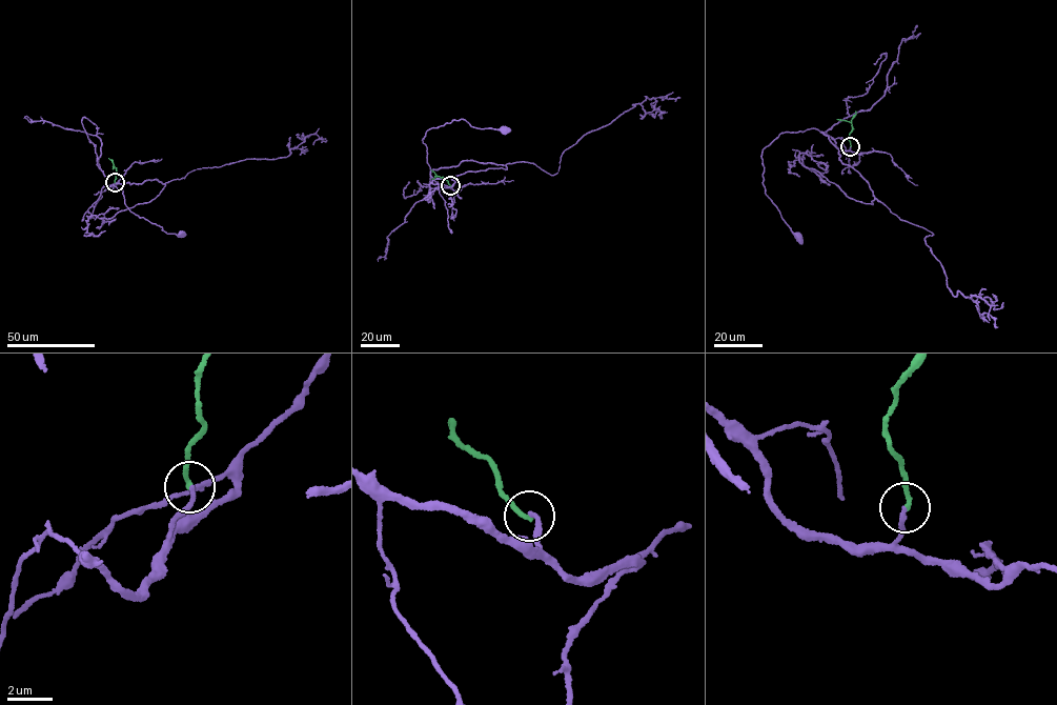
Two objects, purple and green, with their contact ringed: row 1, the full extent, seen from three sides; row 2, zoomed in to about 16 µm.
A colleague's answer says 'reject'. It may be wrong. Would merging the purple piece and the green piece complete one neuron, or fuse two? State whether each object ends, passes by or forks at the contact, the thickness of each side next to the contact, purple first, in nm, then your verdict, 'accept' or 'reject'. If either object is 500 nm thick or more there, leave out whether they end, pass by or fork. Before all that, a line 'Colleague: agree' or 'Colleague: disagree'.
Colleague: disagree
purple ends; green ends; calibres 200 and 200 nm; accept

